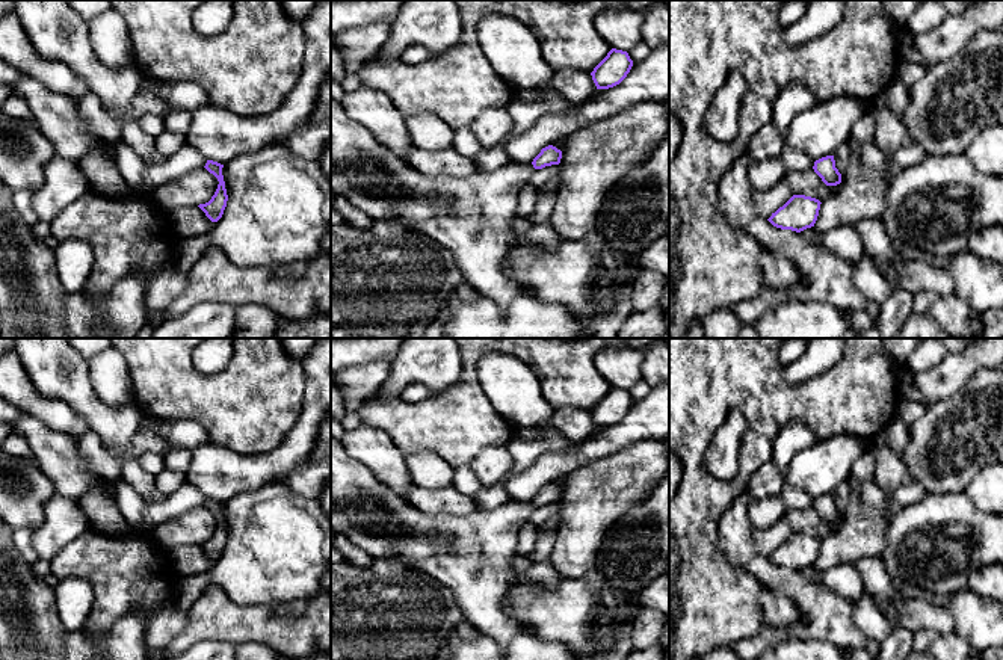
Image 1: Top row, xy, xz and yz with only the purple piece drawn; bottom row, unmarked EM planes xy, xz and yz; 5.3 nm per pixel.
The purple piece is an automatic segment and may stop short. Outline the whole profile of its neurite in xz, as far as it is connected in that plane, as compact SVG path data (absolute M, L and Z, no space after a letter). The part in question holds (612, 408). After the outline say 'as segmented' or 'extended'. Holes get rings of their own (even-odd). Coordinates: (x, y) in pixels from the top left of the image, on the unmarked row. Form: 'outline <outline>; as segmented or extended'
outline M612 387L591 411L597 427L609 427L619 423L633 405L627 390Z; as segmented

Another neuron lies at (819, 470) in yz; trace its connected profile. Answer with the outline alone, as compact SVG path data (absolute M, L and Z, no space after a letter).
M850 435L820 439L796 453L785 471L785 483L810 494L814 500L834 494L849 477L850 467L864 452L866 441Z

